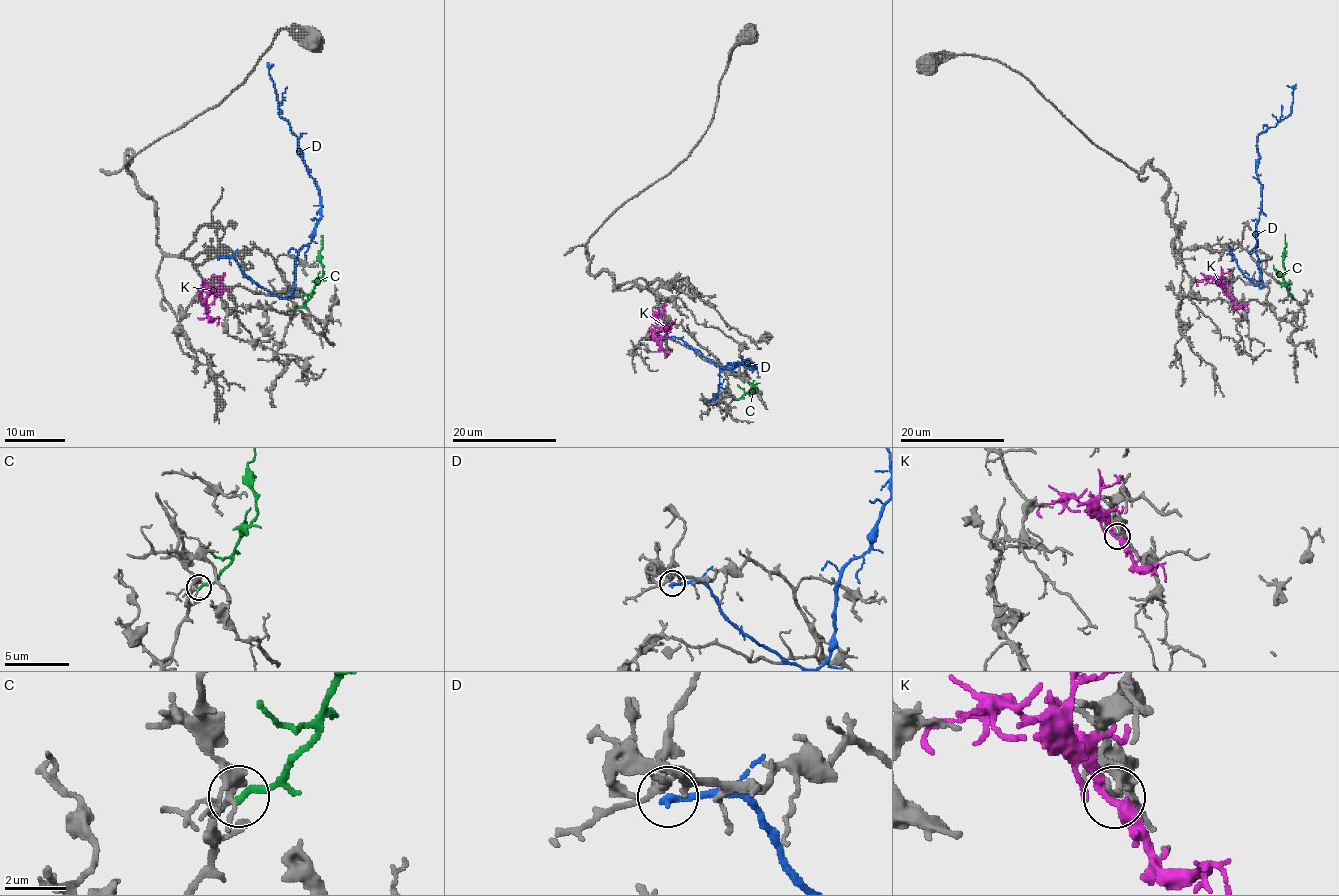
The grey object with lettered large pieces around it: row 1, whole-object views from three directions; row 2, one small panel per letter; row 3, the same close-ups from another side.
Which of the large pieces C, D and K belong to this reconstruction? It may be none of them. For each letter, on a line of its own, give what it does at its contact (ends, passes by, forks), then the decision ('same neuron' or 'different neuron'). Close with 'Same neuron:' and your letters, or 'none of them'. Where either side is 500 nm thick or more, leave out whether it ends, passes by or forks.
C: it ends | different neuron
D: it ends | different neuron
K: it forks | different neuron
Same neuron: none of them

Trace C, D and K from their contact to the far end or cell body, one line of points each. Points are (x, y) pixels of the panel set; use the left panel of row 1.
C: (295, 309), (310, 297), (322, 274), (321, 235)
D: (219, 258), (232, 258), (250, 279), (286, 297), (297, 253), (321, 216), (316, 181), (279, 115), (273, 64)
K: (204, 304), (207, 288), (213, 286), (219, 295)

